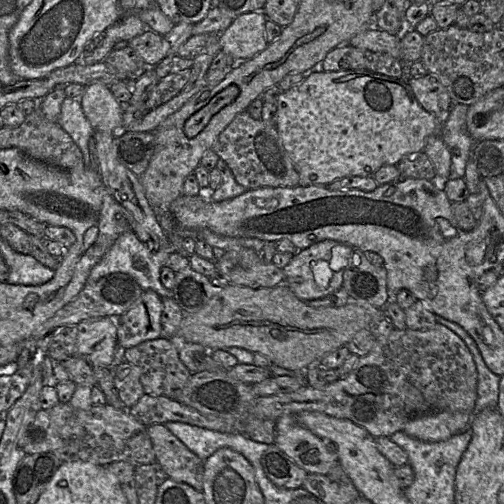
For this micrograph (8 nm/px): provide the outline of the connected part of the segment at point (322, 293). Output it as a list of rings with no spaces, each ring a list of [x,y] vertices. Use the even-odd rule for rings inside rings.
[[[324,240],[318,243],[315,243],[313,245],[311,245],[310,247],[304,249],[304,250],[298,250],[292,257],[291,261],[289,262],[288,265],[286,265],[283,268],[284,271],[284,275],[285,275],[285,282],[283,284],[286,284],[291,291],[301,300],[303,301],[309,301],[309,300],[315,300],[315,299],[321,299],[321,298],[325,298],[330,296],[331,294],[333,294],[334,292],[338,291],[342,285],[343,285],[343,278],[344,278],[344,272],[346,271],[348,264],[350,263],[350,256],[353,253],[353,250],[358,250],[358,249],[354,249],[353,247],[344,244],[344,243],[340,243],[338,241],[334,241],[334,240]]]

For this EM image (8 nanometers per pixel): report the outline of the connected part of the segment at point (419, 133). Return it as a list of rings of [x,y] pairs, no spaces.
[[[368,70],[310,73],[300,84],[283,92],[277,99],[277,131],[299,175],[299,186],[326,186],[335,180],[351,176],[373,177],[381,167],[397,165],[403,158],[423,152],[427,138],[433,135],[440,136],[441,129],[442,124],[421,107],[407,82]]]

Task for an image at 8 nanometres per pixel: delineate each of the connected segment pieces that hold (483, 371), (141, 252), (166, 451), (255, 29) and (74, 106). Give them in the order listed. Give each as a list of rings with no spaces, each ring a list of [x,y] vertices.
[[[436,316],[436,320],[438,324],[447,327],[464,341],[476,364],[478,376],[477,399],[472,413],[477,414],[486,408],[497,408],[500,376],[494,374],[487,367],[477,344],[461,326],[439,316]]]
[[[128,230],[116,239],[100,261],[91,269],[86,284],[92,284],[100,278],[113,273],[124,273],[131,276],[143,291],[153,290],[161,298],[172,297],[172,291],[162,285],[160,273],[166,259],[173,252],[175,252],[173,243],[160,251],[151,251],[137,238],[132,230]]]
[[[164,424],[147,427],[156,462],[168,478],[203,490],[204,461],[187,448]]]
[[[263,11],[244,13],[219,35],[221,51],[235,60],[249,60],[265,50],[267,17]]]
[[[66,97],[61,105],[61,112],[57,123],[66,131],[83,155],[84,165],[91,166],[88,141],[94,136],[95,130],[84,114],[80,99]]]

